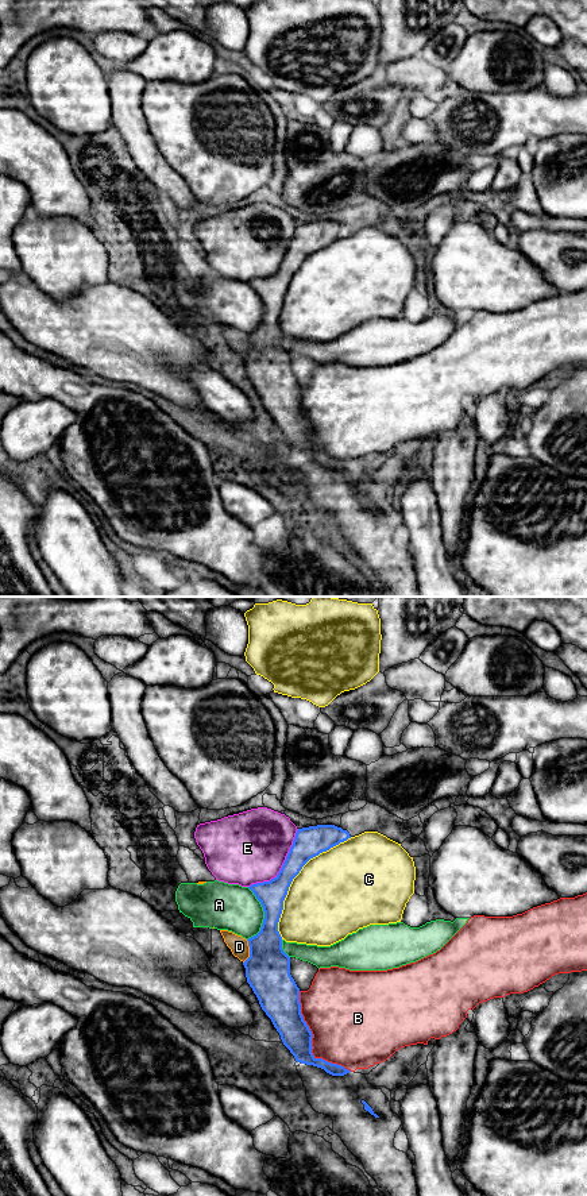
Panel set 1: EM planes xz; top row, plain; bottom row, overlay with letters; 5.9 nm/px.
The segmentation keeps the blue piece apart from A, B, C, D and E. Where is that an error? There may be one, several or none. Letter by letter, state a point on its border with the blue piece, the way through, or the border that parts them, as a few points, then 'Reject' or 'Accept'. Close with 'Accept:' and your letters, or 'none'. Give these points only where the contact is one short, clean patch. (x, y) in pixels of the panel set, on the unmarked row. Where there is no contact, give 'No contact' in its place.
A: Touches blue at xz (265, 311). Reject
B: Touches blue at xz (311, 438). Reject
C: Touches blue at xz (293, 273). Reject
D: Touches blue at xz (250, 347). Reject
E: Touches blue at xz (282, 261). Reject
Accept: none

